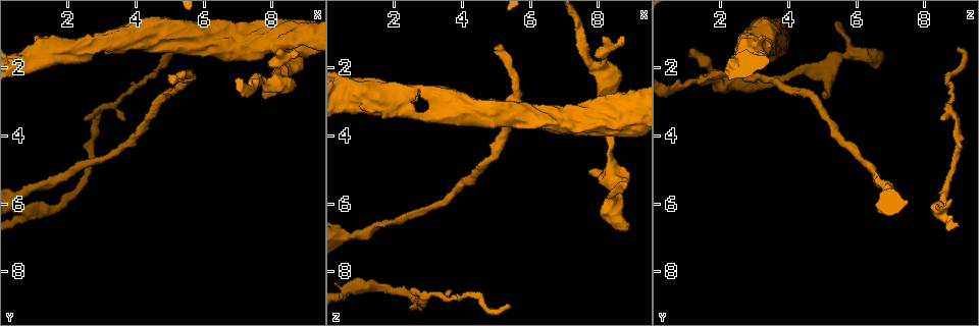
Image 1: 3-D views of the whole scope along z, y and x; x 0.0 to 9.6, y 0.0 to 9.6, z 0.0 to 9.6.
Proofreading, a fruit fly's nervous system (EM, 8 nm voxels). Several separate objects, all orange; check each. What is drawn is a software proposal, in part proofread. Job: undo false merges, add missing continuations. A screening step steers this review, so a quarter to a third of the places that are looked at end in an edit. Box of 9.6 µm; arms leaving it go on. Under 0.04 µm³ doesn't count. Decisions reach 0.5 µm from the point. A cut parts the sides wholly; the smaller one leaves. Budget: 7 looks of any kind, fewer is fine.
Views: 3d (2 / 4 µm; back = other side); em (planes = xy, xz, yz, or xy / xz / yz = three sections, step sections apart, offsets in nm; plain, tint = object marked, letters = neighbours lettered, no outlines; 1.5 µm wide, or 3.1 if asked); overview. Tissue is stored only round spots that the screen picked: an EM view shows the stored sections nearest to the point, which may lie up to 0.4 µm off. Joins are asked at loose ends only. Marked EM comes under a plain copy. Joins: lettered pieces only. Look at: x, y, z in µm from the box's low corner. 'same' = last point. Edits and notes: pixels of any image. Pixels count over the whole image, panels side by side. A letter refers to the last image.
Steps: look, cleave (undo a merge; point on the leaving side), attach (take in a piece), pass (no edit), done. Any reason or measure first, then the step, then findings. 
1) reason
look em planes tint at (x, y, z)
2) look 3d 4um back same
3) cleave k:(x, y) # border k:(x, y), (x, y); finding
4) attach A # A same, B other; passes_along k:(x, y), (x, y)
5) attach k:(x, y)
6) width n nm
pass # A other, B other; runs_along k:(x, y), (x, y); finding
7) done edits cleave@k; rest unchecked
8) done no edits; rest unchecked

a narrow waist
look em planes tint at (8.40, 2.05, 5.00)

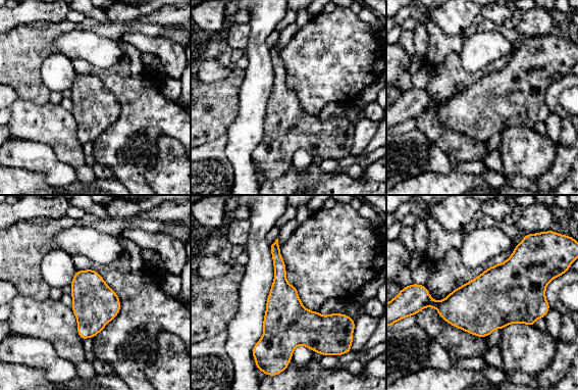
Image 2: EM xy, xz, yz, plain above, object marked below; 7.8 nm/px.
what lies round it
look em planes letters same

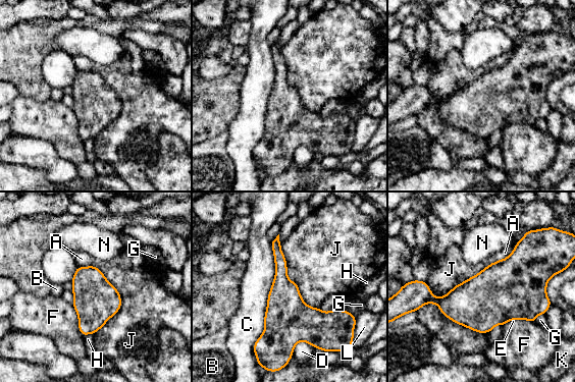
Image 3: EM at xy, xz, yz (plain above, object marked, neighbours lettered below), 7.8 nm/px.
width 320 nm
pass # A other, B other, C other, D other, E other, F other, G other, H other, J other, K other, L other, N other; border 3:(280, 242), (288, 277), (318, 308); one cell here

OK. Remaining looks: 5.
end of a long branch
look 3d 4um at (5.35, 1.50, 8.95)

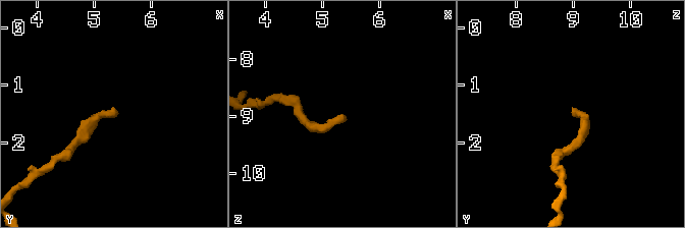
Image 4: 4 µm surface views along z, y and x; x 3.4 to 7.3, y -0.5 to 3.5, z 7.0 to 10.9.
need the tissue
look em yz step 8 tint at (5.40, 1.45, 9.05)

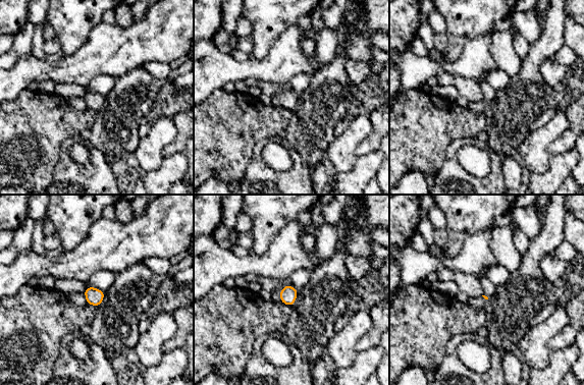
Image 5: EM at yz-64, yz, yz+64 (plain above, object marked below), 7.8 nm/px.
look em planes letters same

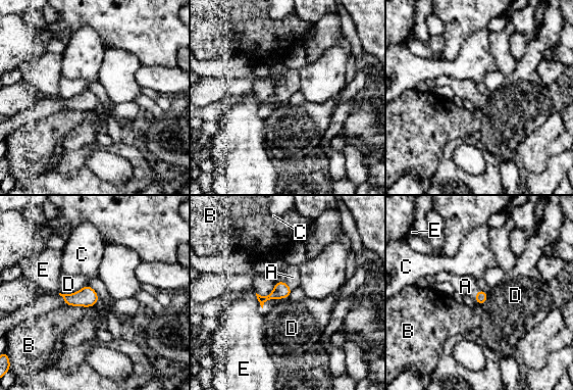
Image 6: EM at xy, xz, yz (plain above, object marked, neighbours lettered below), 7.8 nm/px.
attach A # A same, B other, C other, D other, E other; passes_along 6:(281, 290), (287, 285), (293, 277); the cell continues

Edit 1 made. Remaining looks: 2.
look em 3.1um yz step 8 tint at (8.85, 1.60, 6.85)

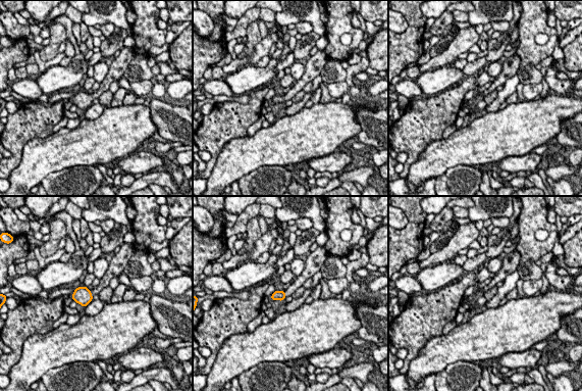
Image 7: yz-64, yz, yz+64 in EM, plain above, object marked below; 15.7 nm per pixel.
see the neighbours
look em 3.1um yz step 8 letters same

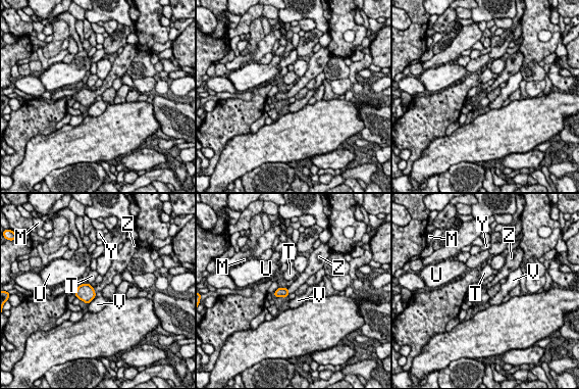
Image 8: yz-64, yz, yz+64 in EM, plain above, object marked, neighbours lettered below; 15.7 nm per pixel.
attach Z # M other, T other, U other, V other, Y other, Z same; it goes on there

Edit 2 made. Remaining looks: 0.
done edits attach@6, attach@8; rest unchecked

